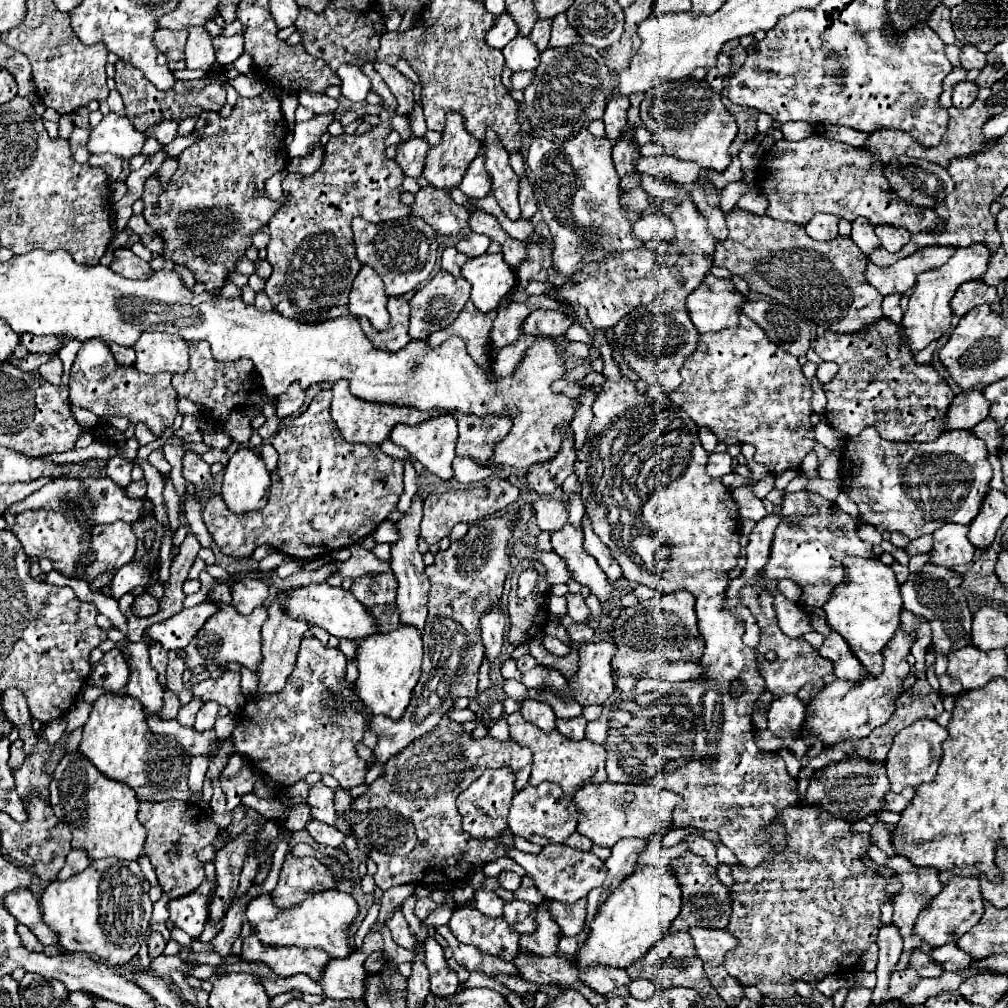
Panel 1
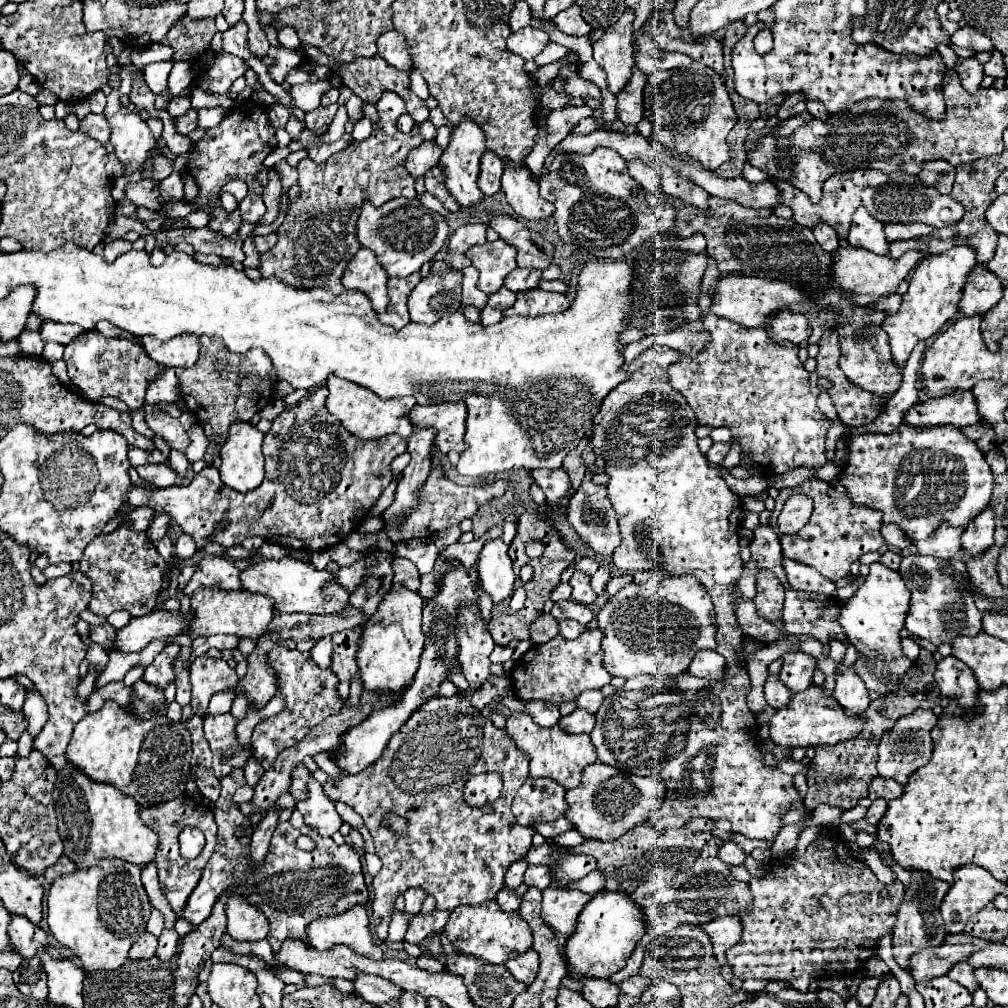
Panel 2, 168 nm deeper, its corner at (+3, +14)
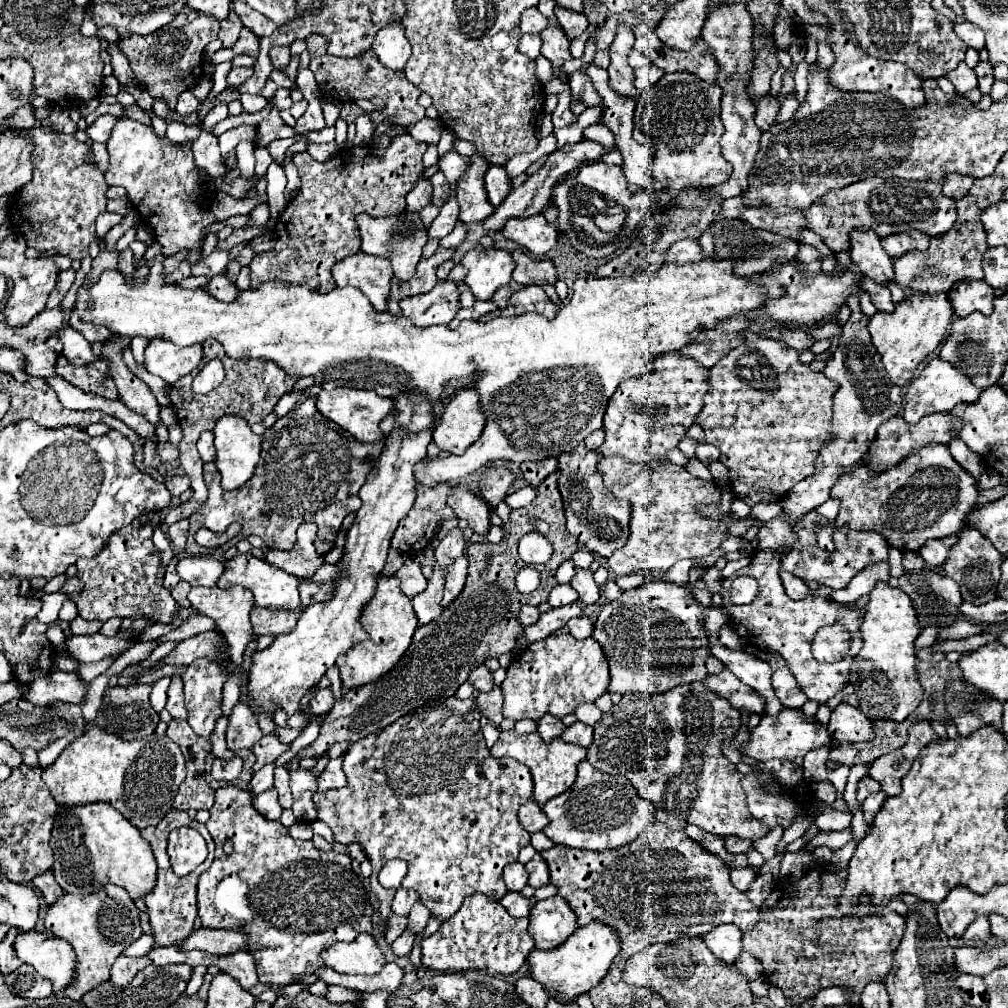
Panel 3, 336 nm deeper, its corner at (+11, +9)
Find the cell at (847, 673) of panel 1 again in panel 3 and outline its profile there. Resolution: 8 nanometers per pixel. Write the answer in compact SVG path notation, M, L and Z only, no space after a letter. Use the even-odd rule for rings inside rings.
M847 703L833 709L827 729L839 743L861 743L875 737L873 725L867 721L867 717L857 707Z

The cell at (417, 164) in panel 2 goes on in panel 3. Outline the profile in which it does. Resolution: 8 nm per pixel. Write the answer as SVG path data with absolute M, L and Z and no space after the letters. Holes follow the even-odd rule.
M419 177L417 183L413 185L413 191L407 195L407 207L405 211L407 213L421 213L421 209L425 205L431 205L431 183L429 179L423 179Z

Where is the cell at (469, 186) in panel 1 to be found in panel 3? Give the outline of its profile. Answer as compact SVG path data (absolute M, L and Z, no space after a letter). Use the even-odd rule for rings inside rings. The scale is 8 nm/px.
M491 165L487 175L485 175L485 187L487 187L487 193L489 193L491 205L499 207L505 201L505 197L511 193L511 179L507 177L503 167Z

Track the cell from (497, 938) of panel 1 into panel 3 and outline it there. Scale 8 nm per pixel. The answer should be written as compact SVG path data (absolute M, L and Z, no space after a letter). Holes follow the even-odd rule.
M469 895L461 909L443 921L441 929L421 941L423 965L433 971L469 971L479 969L489 975L513 975L525 963L531 949L535 949L533 937L527 931L529 919L513 919L505 907L487 899L485 895Z

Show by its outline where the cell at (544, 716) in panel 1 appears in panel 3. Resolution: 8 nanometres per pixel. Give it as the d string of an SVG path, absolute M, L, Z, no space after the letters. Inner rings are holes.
M545 715L539 723L539 735L541 735L541 739L543 741L553 741L555 737L561 737L561 733L565 731L565 725L563 725L563 721L559 719L559 717L553 717L553 715Z

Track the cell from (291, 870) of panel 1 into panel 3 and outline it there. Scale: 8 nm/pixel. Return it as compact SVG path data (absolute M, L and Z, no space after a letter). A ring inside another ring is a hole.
M233 785L223 787L215 795L215 803L209 809L211 817L205 823L217 849L215 861L201 875L197 889L197 907L203 927L209 929L233 929L247 935L247 949L255 959L257 977L261 983L271 985L279 995L283 987L293 985L303 975L313 975L323 967L321 951L337 941L353 941L361 933L373 935L373 907L367 891L355 871L351 869L351 857L343 853L323 853L313 847L311 841L299 841L289 835L289 829L281 821L265 819L251 803L251 793ZM223 843L233 843L233 853L223 853Z

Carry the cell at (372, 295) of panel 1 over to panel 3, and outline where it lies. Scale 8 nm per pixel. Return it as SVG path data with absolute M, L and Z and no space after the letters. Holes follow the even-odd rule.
M357 253L341 259L333 265L331 275L337 287L357 287L371 301L375 311L387 309L389 285L393 277L393 269L389 259L375 257L367 253Z

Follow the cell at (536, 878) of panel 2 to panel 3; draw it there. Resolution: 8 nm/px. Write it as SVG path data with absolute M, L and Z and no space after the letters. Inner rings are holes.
M537 853L527 865L527 873L529 873L529 885L531 887L543 887L549 883L549 869L547 869L547 861Z

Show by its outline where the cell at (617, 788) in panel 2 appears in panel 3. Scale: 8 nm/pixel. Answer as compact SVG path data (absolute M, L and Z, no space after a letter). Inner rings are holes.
M587 759L579 763L577 781L565 793L547 801L543 811L549 817L549 825L543 833L553 839L553 843L589 851L617 849L631 843L647 829L647 825L653 823L655 815L653 805L645 803L645 799L637 795L637 789L623 775L597 771Z

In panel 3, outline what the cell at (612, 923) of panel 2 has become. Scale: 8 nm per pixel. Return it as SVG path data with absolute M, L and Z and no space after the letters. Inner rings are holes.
M589 923L585 927L579 927L561 947L555 947L551 951L533 949L527 957L529 973L531 977L545 987L545 991L555 997L559 1003L571 1003L579 995L593 989L609 971L611 961L621 949L621 941L617 939L617 933L611 927L605 927L603 923Z

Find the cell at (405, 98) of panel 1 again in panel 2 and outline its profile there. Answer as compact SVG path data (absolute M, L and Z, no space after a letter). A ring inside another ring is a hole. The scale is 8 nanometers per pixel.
M395 30L385 32L385 34L381 34L381 38L377 38L377 54L395 70L409 72L413 68L405 40Z

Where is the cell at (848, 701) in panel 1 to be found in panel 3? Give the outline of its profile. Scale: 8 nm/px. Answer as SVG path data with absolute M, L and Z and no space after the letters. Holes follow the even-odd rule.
M781 709L779 715L761 717L761 723L751 731L751 739L741 745L741 753L755 759L755 761L769 761L769 759L797 759L803 757L807 751L817 749L829 743L829 731L825 725L817 721L807 721L801 709Z

